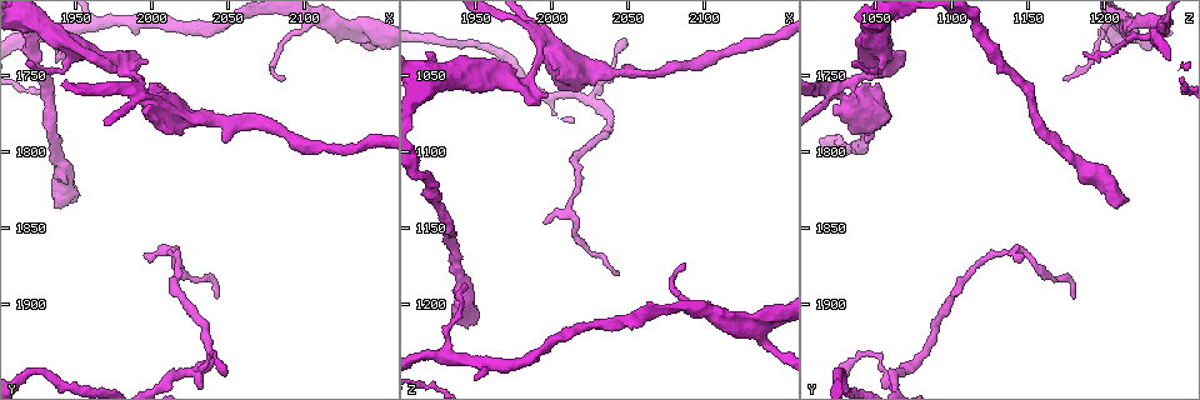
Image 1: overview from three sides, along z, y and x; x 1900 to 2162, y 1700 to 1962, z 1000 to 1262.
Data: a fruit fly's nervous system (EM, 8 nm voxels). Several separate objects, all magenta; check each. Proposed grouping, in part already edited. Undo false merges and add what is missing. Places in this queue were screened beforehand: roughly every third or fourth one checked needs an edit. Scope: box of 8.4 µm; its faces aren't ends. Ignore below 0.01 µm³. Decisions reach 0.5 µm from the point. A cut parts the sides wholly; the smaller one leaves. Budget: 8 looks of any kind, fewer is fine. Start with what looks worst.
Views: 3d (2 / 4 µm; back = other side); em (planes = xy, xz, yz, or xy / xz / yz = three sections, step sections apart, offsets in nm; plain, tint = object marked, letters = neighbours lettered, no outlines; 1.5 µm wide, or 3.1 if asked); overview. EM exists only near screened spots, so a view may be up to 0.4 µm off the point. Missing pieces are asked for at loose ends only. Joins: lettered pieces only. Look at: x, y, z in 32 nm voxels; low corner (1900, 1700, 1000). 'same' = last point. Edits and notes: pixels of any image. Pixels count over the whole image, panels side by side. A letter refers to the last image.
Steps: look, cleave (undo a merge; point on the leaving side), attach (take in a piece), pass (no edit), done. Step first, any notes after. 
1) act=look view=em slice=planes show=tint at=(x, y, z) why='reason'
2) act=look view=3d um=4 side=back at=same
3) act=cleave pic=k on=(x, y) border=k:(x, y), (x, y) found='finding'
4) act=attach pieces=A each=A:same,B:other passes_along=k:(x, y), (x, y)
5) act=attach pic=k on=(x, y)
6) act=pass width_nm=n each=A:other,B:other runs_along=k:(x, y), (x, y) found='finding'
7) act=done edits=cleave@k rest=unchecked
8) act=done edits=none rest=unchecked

act=look view=em slice=planes show=letters at=(1994, 1760, 1026) why='abrupt turn'

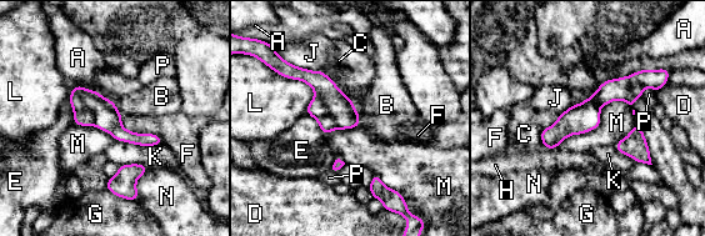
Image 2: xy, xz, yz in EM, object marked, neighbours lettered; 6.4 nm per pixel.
act=cleave pic=2 on=(343, 111) each=A:other,B:other,C:other,D:other,E:other,F:other,G:other,H:other,J:other,K:other,L:other,M:other,N:other,P:other part_leaving=2:(75, 90), (124, 135), (158, 141) found='a second neuron is stuck on'

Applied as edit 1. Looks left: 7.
act=look view=3d um=4 at=(1946, 1830, 1216) why='long arm stops here'

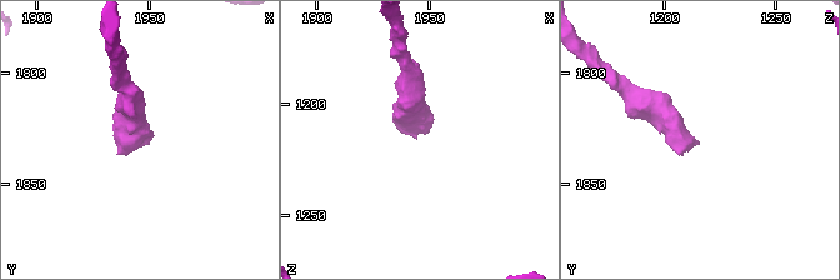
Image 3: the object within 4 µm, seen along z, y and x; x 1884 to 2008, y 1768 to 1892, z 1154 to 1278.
act=look view=em slice=planes show=letters at=(1943, 1832, 1215) why='shape alone is not enough'

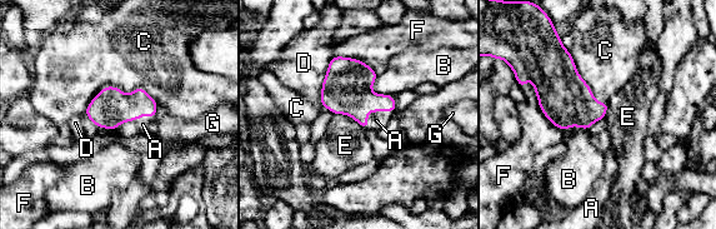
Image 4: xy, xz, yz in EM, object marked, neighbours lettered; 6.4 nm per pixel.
act=attach pieces=A each=A:same,B:other,C:other,D:other,E:other,F:other,G:other found='it goes on there'

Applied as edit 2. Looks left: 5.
act=look view=em slice=yz step=4 show=tint at=(1944, 1736, 1186) why='tapers out'

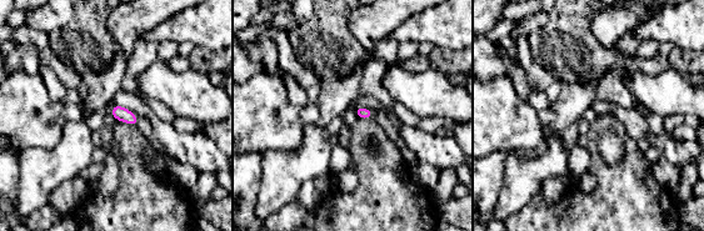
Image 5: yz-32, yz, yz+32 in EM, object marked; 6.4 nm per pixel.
act=look view=em slice=planes show=letters at=same

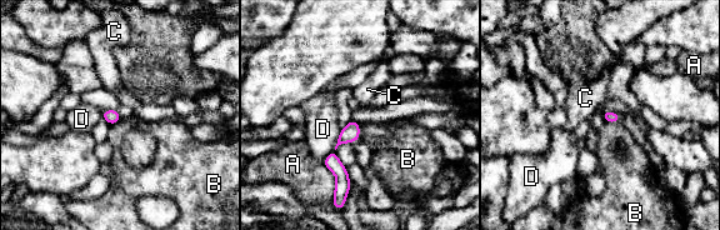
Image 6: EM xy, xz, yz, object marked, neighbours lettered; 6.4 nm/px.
act=pass each=A:other,B:other,C:other,D:other border=6:(359, 124), (359, 138), (356, 140) found='none of them fits'

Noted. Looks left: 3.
act=done edits=cleave@2,attach@4 rest=unchecked

